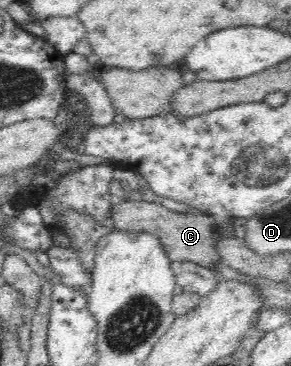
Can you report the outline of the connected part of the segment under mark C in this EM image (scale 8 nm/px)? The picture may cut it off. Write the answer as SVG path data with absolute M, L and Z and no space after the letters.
M127 198L125 201L116 200L112 204L110 224L116 231L154 233L164 245L170 260L195 262L210 269L214 269L218 262L223 262L216 249L216 242L224 236L232 238L239 236L242 229L242 226L234 225L234 218L231 217L176 212L163 207L159 202L135 201Z

